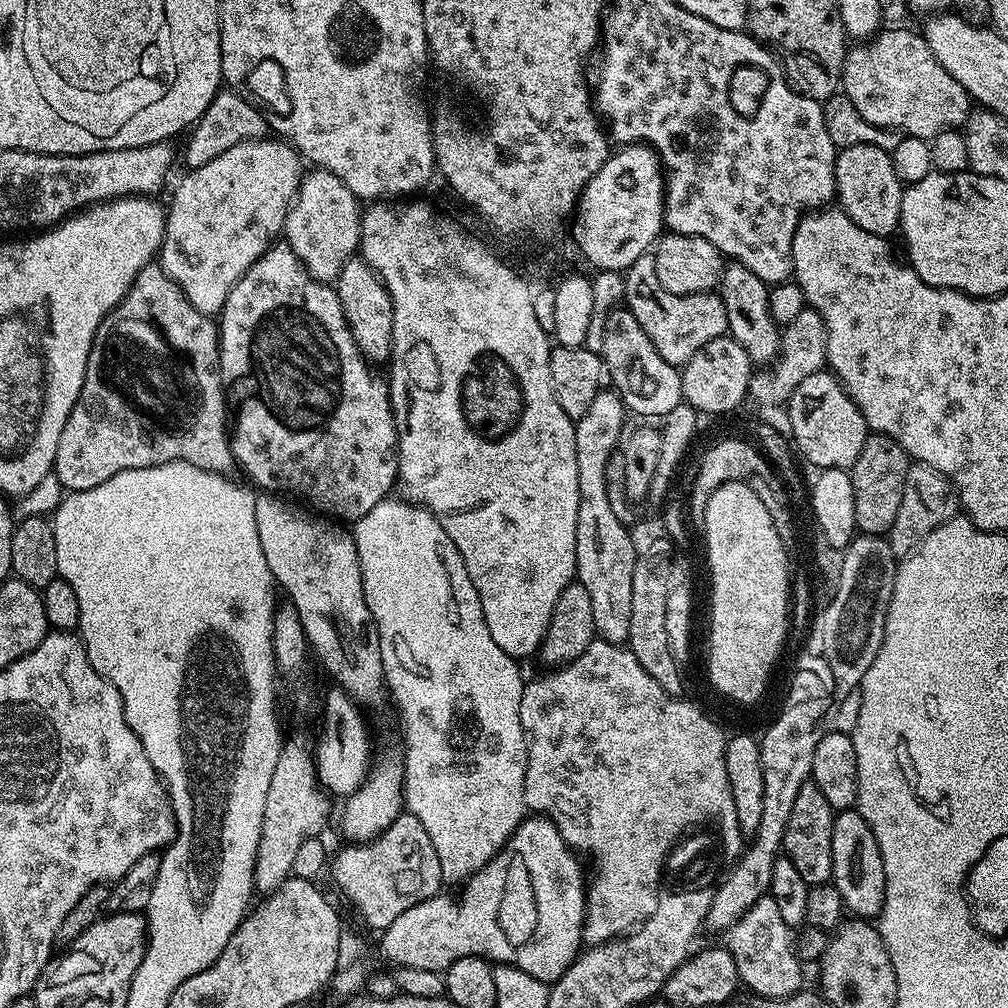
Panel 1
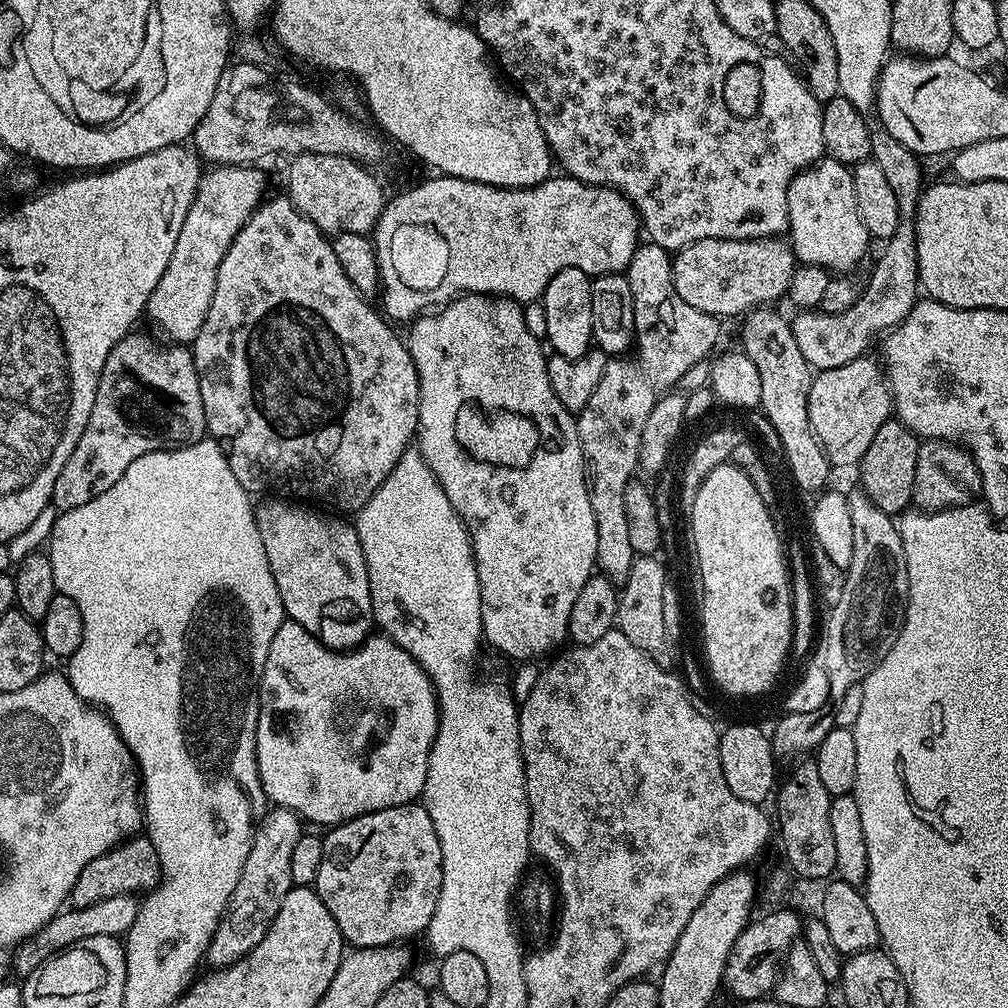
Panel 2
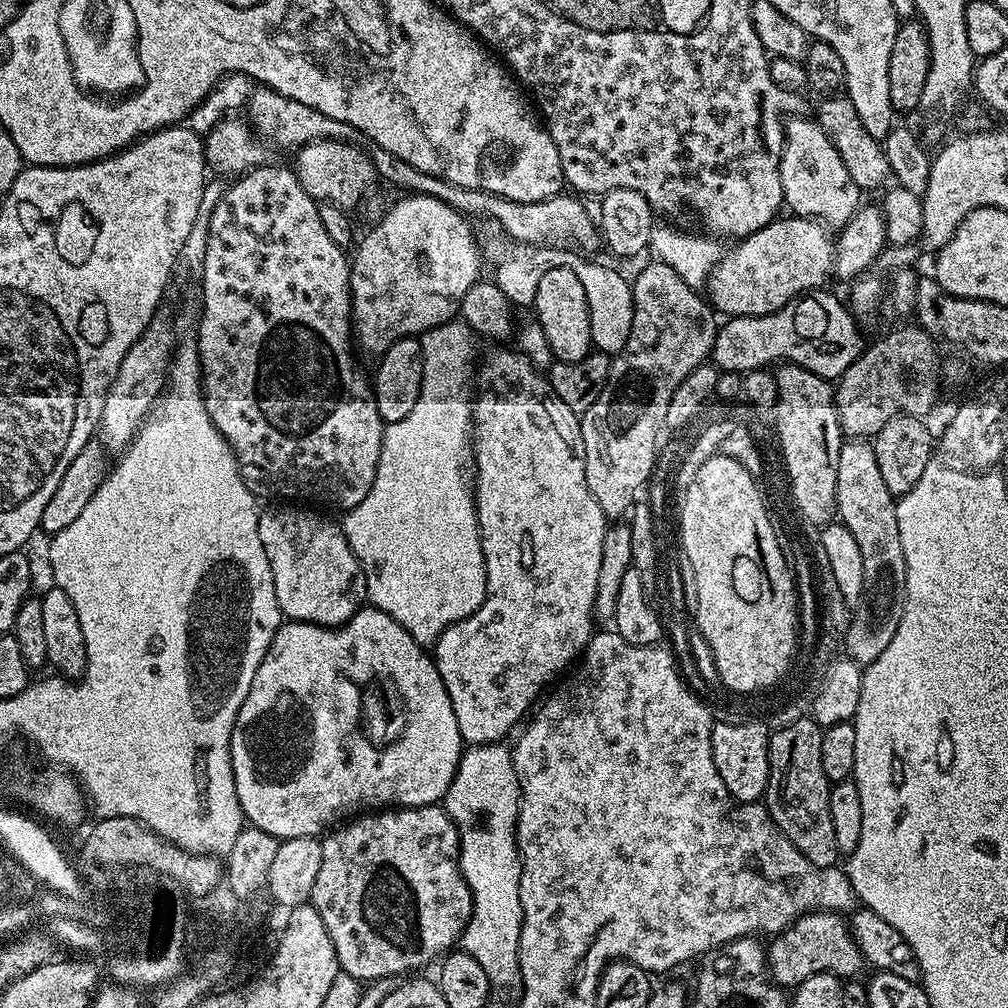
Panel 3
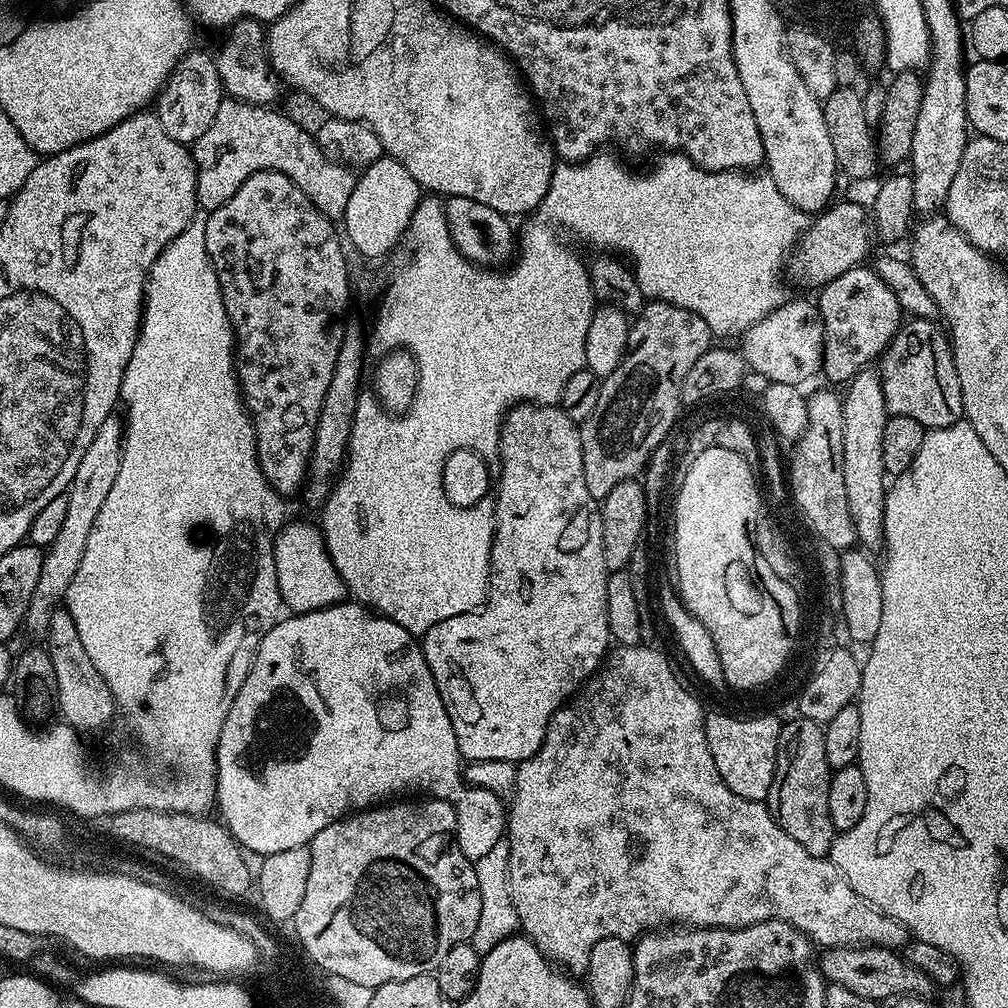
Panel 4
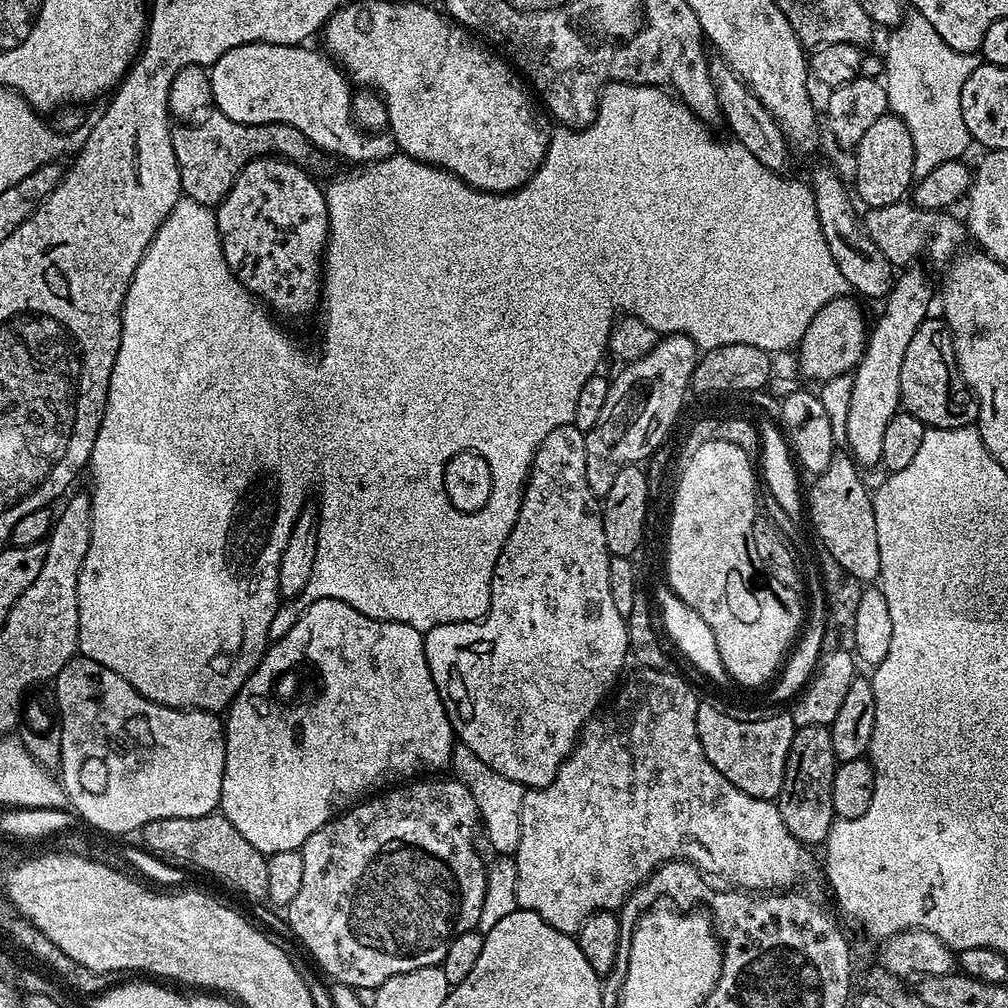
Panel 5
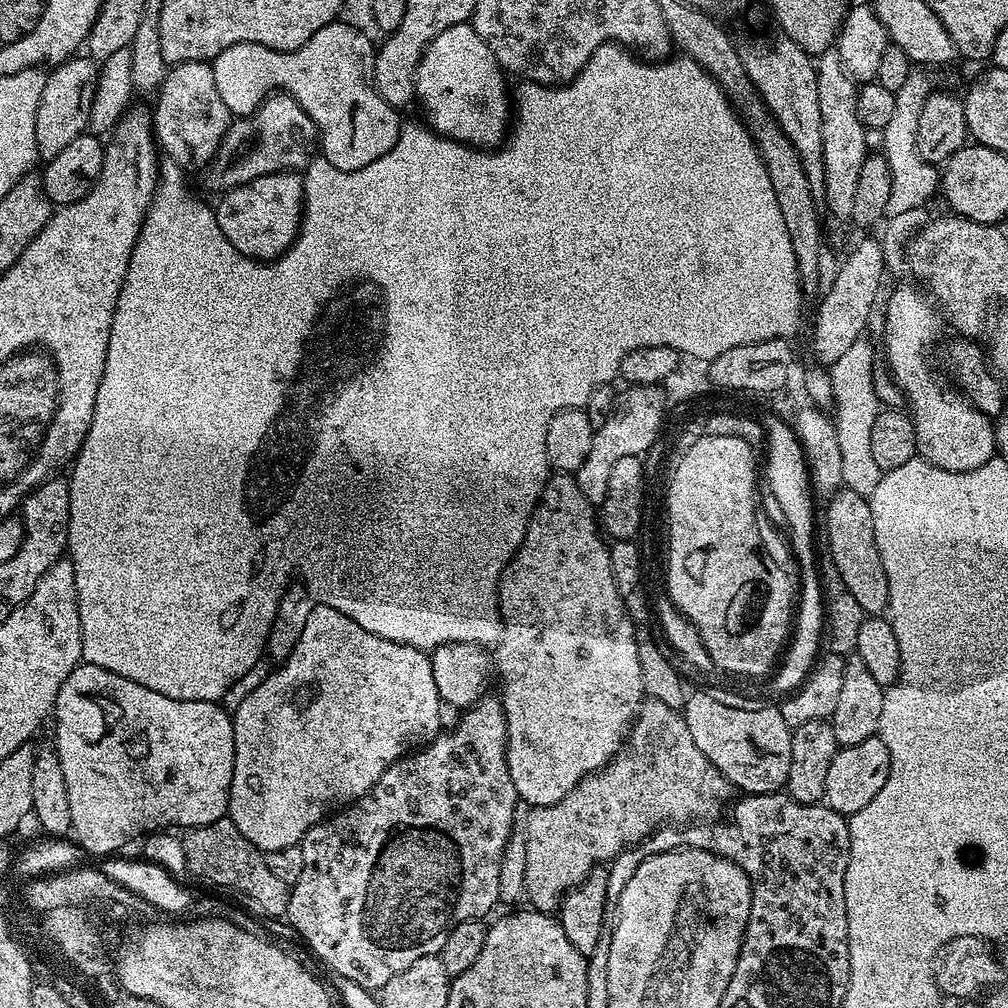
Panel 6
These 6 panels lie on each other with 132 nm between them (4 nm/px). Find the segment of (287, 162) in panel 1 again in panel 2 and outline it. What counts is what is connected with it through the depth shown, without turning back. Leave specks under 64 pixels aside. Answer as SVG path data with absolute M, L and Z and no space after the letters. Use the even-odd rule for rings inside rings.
M216 166L208 170L212 172L205 171L200 177L194 202L190 202L186 222L182 222L182 234L178 234L174 254L170 254L170 266L166 266L166 274L162 274L146 309L147 319L152 319L172 339L169 341L177 345L191 345L198 330L202 330L202 322L206 322L206 314L214 298L218 266L222 266L222 258L226 258L226 250L230 250L230 242L236 237L240 227L248 221L252 211L260 205L260 201L265 199L264 176L258 169L256 166Z

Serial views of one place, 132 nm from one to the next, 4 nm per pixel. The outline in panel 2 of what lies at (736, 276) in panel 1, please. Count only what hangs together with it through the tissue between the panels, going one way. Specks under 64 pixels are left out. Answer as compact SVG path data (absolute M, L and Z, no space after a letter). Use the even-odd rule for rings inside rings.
M772 306L753 308L743 317L744 325L740 328L739 347L748 355L750 362L758 370L758 378L762 381L762 398L759 411L764 411L770 427L776 431L780 439L780 448L784 451L784 460L792 471L792 480L802 491L816 494L825 487L828 480L830 465L828 456L822 450L814 430L810 426L808 399L814 375L801 347L795 338L789 317L775 312ZM824 484L824 485L823 485Z

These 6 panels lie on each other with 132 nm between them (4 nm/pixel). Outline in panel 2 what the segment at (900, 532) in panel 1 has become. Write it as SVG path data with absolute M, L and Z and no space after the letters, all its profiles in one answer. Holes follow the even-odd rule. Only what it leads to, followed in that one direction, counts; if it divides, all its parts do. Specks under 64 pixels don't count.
M924 440L918 450L918 466L914 469L912 504L921 512L941 512L979 501L982 478L967 448L949 440Z

